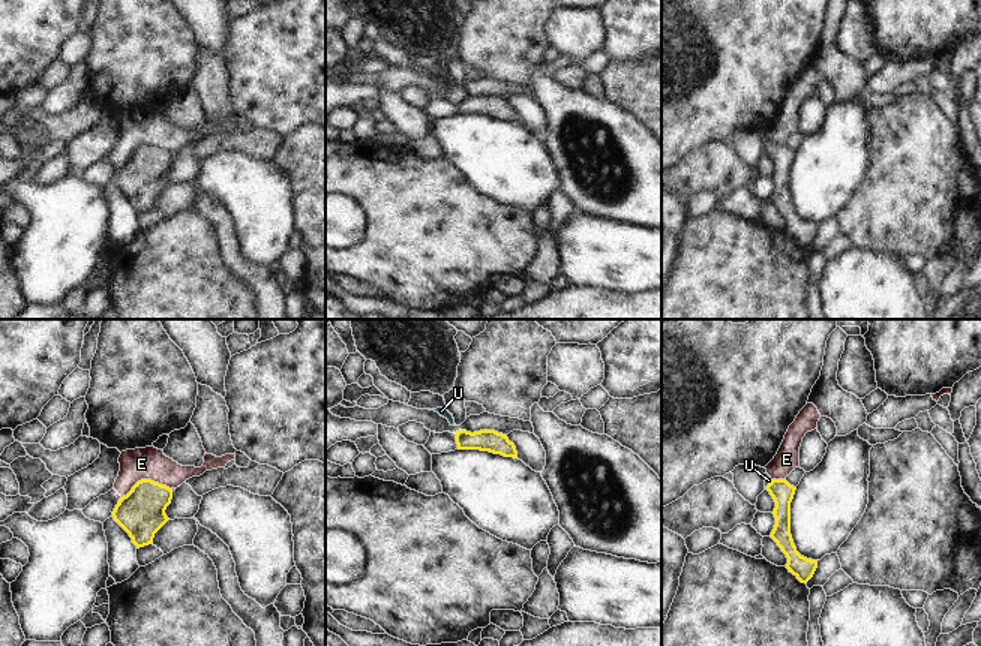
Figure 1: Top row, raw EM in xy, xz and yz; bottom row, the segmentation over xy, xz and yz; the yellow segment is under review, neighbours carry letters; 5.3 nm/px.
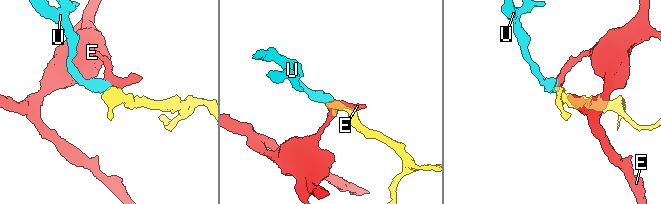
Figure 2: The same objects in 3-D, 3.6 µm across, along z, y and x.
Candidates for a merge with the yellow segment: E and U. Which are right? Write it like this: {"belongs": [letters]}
{"belongs": ["U"]}

